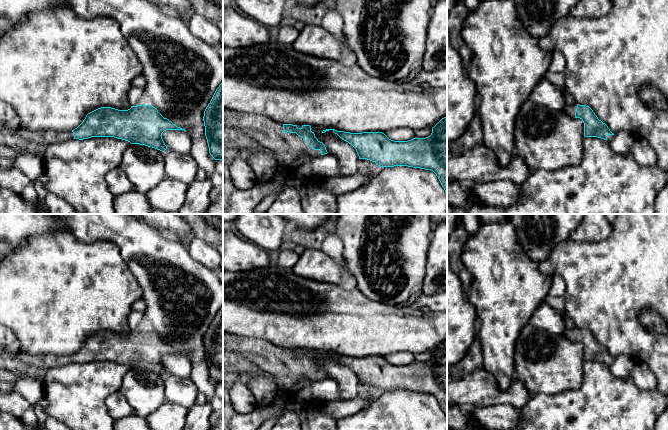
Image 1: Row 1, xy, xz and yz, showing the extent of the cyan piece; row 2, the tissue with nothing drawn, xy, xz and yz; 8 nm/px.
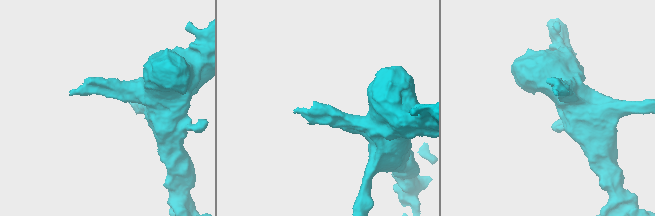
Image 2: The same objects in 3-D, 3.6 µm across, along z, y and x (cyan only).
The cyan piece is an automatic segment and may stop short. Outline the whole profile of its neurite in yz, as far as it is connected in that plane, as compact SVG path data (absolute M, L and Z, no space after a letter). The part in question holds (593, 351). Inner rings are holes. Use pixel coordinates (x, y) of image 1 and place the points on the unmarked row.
M566 329L563 335L572 342L580 342L584 347L585 361L598 361L610 366L613 362L613 357L608 350L603 347L595 339L593 334L586 329Z

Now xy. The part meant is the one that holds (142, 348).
M151 329L131 330L128 334L101 331L88 337L83 346L74 354L66 356L29 355L17 346L11 353L23 363L49 370L72 363L91 361L114 361L155 372L164 376L167 373L162 357L166 354L184 354L177 351Z

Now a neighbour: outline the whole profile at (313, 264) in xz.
M305 249L291 268L298 276L340 285L344 275L348 275L345 261L338 262L319 250Z

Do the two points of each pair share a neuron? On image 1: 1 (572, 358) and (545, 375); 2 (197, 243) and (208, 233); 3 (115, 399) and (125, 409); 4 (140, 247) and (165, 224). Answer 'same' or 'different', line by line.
1: same
2: different
3: same
4: different

